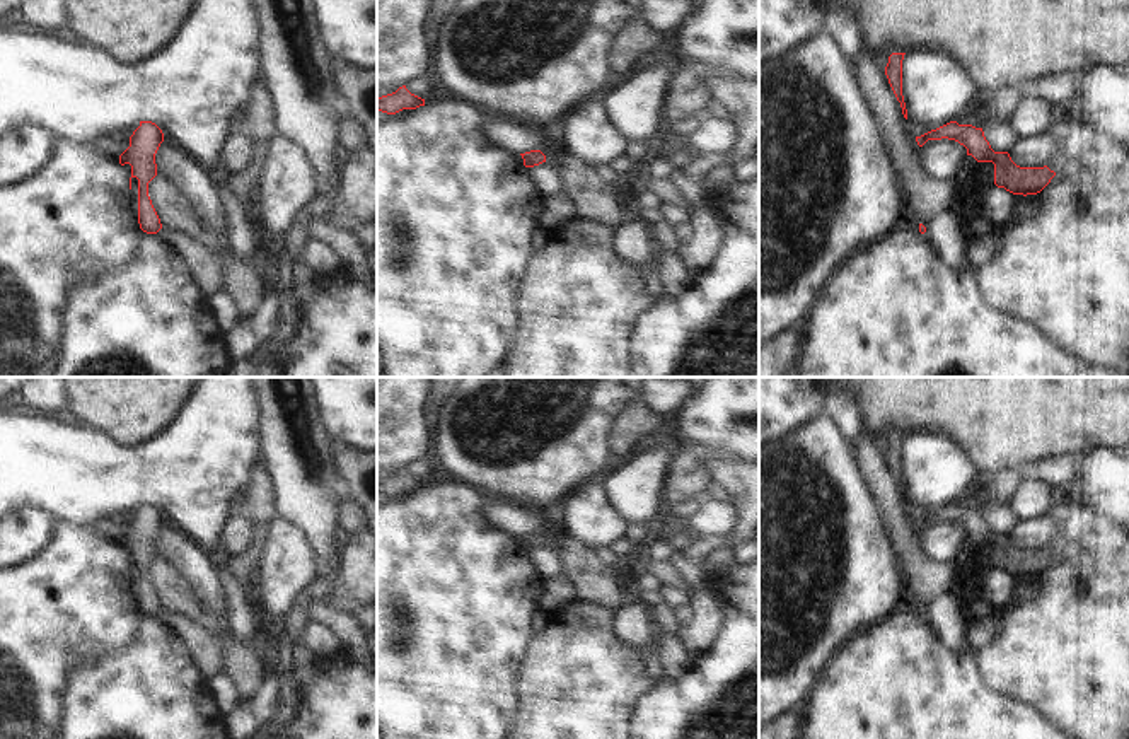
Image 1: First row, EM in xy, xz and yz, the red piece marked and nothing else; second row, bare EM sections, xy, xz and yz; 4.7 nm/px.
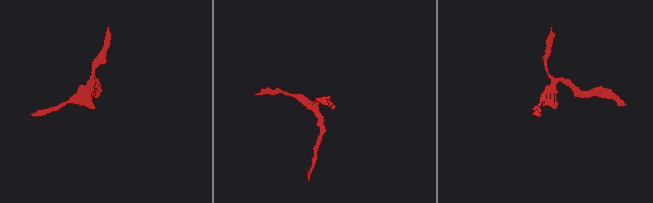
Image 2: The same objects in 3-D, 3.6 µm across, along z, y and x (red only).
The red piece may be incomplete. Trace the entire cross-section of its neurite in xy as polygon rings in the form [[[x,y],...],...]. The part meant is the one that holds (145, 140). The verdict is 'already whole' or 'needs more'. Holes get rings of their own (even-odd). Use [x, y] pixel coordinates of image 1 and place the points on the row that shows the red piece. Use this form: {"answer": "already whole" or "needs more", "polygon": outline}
{"answer": "already whole", "polygon": [[[140,121],[130,137],[130,147],[119,155],[119,164],[130,164],[131,177],[138,179],[138,224],[147,234],[157,234],[162,229],[148,196],[148,183],[157,176],[155,154],[162,142],[164,133],[155,123]]]}

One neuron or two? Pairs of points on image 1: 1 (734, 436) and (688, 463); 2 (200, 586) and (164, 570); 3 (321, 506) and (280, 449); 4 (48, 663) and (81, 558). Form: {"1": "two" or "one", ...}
{"1": "two", "2": "two", "3": "one", "4": "one"}

